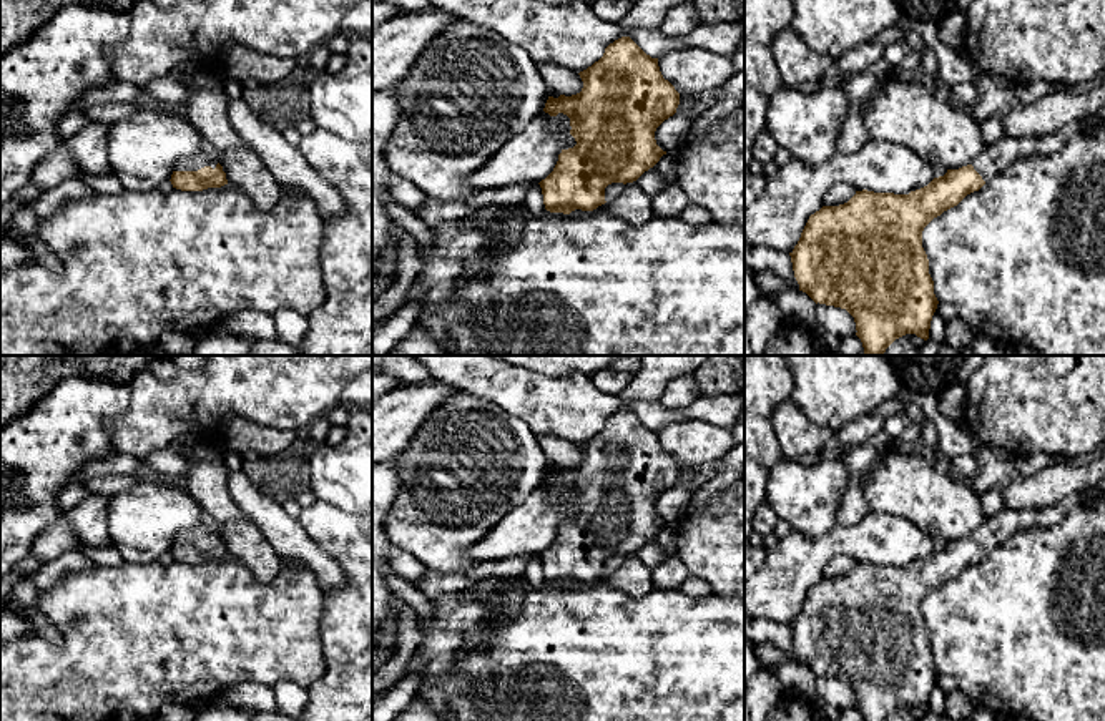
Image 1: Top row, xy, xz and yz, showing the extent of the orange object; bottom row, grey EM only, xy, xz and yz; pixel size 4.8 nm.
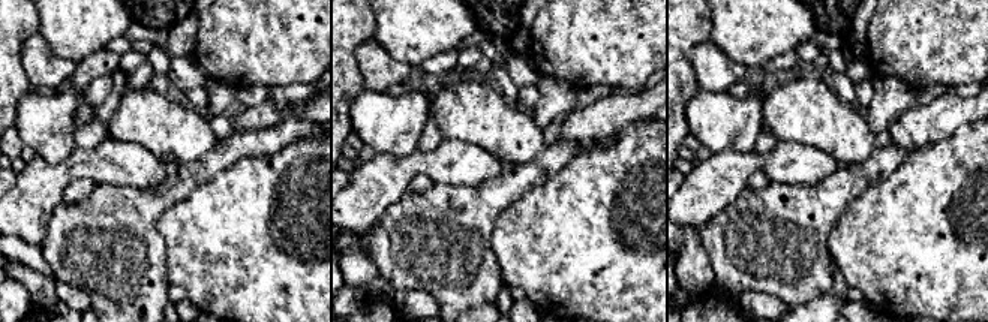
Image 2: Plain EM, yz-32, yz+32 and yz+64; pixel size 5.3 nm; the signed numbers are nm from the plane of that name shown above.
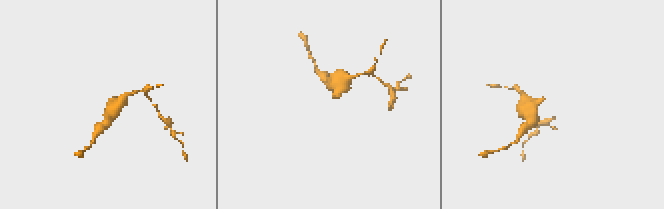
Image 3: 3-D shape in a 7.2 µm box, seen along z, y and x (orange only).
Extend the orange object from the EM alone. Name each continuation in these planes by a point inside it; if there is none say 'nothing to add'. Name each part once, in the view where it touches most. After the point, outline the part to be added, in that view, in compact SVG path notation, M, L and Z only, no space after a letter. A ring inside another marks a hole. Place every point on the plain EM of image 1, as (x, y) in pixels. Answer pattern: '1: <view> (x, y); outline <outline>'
1: xy (201, 532); outline M199 525L194 530L183 532L174 543L198 543L204 538L211 538L213 542L216 540L218 533L211 532L204 525Z

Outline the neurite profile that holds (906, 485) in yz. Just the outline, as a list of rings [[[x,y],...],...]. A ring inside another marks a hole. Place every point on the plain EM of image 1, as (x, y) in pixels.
[[[887,450],[862,477],[869,512],[901,517],[931,538],[959,542],[985,522],[980,497],[950,470],[916,452]]]

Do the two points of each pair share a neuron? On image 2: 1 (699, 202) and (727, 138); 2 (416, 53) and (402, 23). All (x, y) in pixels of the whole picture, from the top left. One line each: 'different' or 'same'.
1: different
2: same

